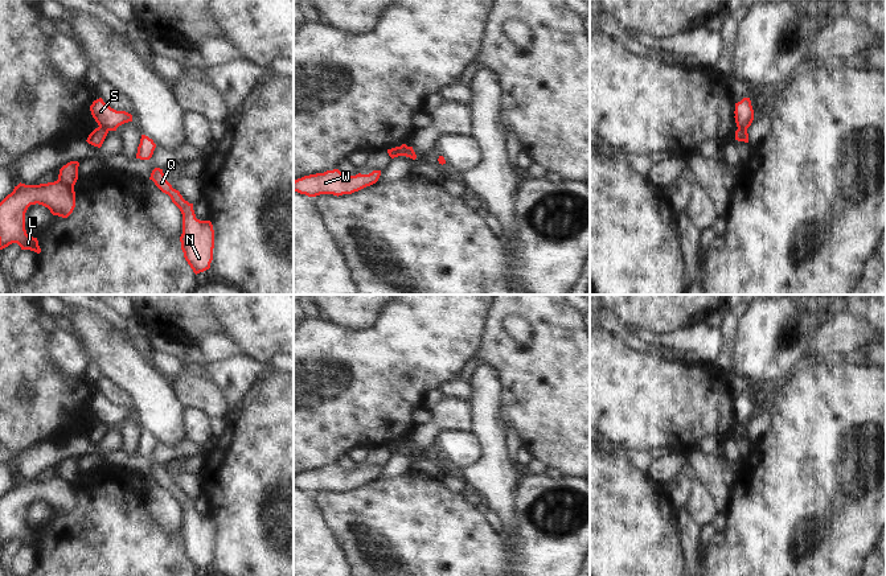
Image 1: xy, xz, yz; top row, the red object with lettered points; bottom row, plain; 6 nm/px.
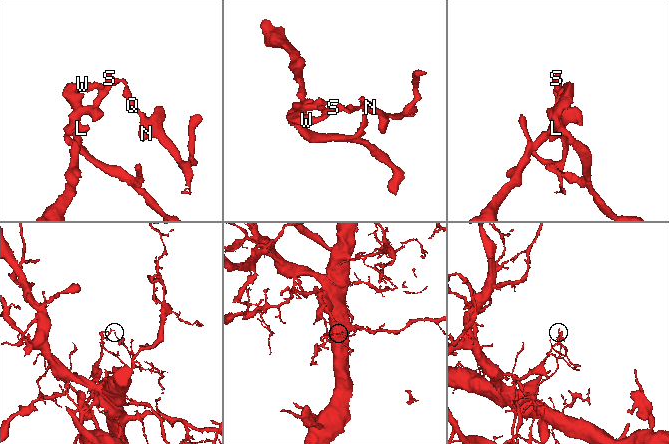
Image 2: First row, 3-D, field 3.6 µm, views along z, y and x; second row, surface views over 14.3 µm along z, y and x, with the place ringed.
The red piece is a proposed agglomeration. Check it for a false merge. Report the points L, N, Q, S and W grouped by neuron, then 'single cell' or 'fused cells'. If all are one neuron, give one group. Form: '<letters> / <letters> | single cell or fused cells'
L W / N Q S | fused cells

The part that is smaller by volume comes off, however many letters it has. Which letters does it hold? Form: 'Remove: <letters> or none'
Remove: N, Q, S

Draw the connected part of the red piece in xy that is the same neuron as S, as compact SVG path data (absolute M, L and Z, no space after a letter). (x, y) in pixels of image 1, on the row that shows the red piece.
M102 98L93 102L90 111L98 126L107 131L116 131L119 126L132 122L131 114L111 108Z

